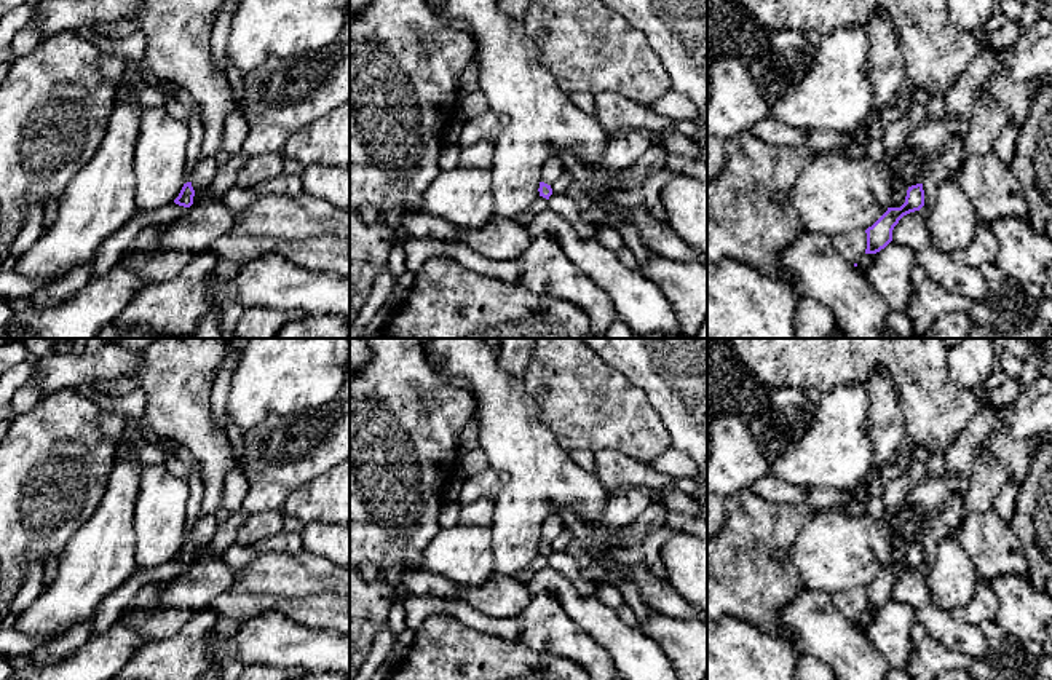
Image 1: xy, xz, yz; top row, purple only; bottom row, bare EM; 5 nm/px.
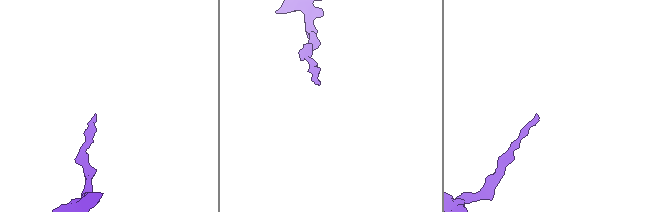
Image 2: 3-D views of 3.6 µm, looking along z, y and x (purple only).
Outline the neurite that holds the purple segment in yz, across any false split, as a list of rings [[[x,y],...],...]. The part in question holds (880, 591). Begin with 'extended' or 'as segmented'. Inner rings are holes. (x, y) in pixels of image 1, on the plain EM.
as segmented; [[[923,541],[908,544],[905,560],[900,565],[888,565],[888,568],[865,587],[867,607],[865,611],[876,611],[892,599],[892,587],[899,578],[924,563]]]

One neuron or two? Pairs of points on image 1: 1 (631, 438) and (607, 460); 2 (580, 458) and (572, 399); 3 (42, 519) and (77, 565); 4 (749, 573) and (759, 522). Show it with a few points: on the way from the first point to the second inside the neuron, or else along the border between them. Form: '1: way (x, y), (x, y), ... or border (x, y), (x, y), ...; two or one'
1: border (594, 450), (618, 449), (648, 466); two
2: border (570, 449), (589, 449), (593, 452); two
3: border (88, 519), (58, 557); two
4: way (749, 561), (749, 540), (752, 535); one

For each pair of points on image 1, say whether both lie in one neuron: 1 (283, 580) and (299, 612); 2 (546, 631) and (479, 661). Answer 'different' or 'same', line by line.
1: different
2: different

